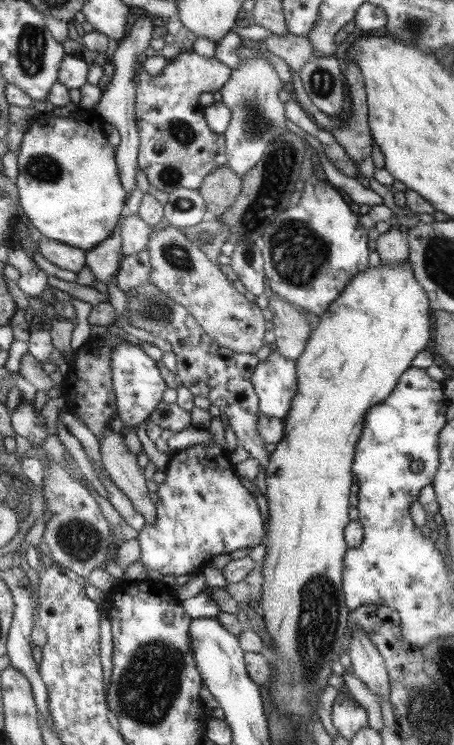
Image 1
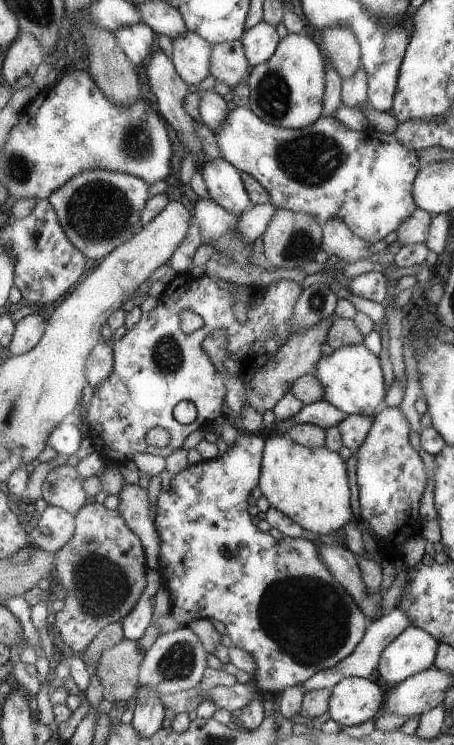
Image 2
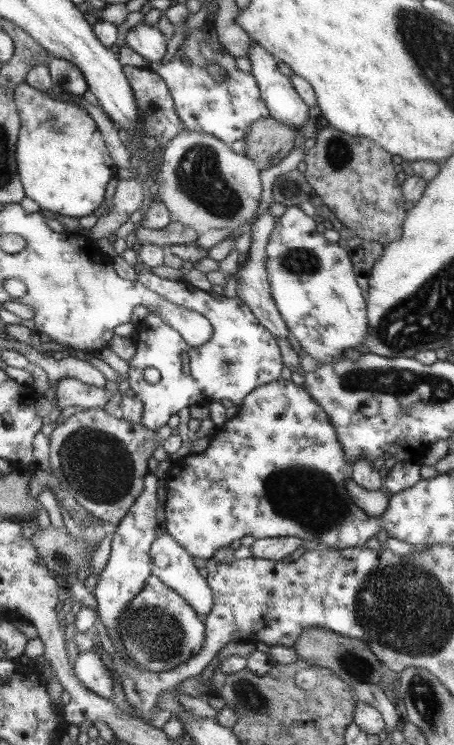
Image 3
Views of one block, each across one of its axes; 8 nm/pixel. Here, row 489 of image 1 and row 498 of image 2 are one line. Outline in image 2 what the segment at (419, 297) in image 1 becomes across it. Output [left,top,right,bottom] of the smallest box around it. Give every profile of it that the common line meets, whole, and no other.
[259,432,352,535]

